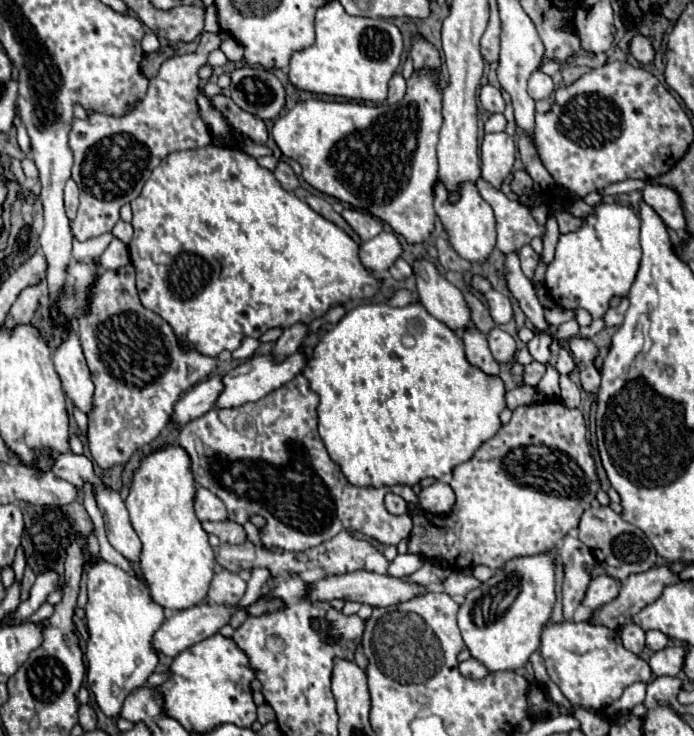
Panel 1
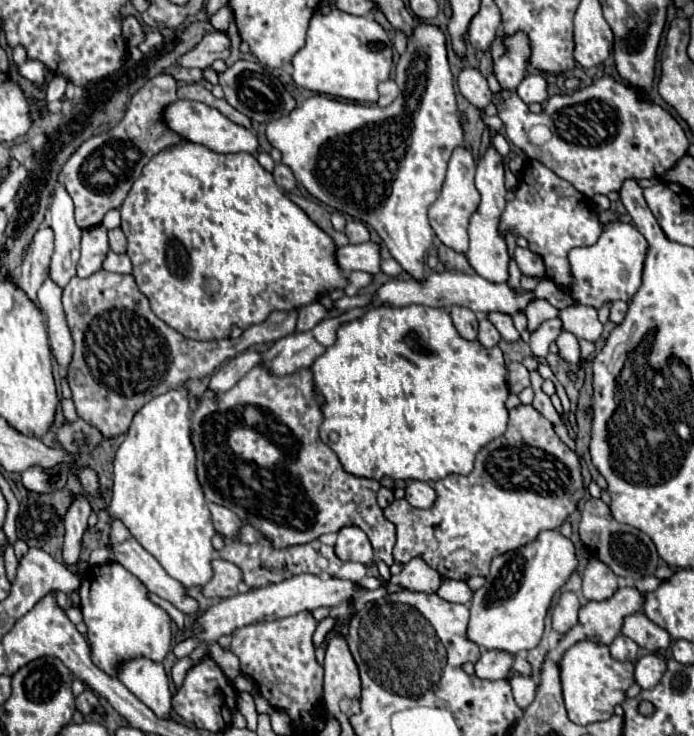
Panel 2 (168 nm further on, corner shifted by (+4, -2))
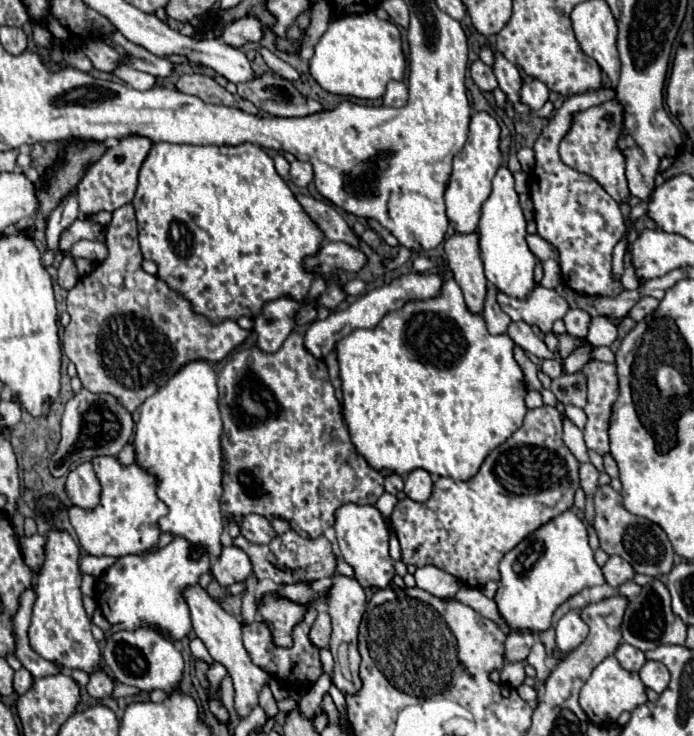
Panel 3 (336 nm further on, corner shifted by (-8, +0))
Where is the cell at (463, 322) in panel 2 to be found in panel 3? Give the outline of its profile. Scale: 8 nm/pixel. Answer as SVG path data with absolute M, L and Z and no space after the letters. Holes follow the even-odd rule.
M454 234L444 242L446 260L456 284L462 288L466 306L472 314L482 314L484 296L488 292L488 280L482 270L478 236L476 234Z

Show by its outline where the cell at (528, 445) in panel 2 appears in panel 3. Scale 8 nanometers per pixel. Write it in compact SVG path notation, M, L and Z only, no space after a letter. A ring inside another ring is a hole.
M546 404L528 410L522 428L488 454L480 472L474 478L466 482L438 478L434 482L432 496L426 502L414 502L410 498L404 498L394 506L390 522L398 532L402 562L414 566L434 564L472 588L480 588L488 580L498 580L498 564L508 550L512 550L526 536L536 532L536 528L548 524L548 520L572 508L574 494L580 488L578 468L580 462L562 442L560 412L554 406Z

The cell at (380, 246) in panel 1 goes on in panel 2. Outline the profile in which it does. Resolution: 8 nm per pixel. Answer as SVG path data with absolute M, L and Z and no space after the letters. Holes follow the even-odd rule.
M374 242L364 244L348 244L336 248L336 264L344 274L362 270L370 274L380 272L380 248Z

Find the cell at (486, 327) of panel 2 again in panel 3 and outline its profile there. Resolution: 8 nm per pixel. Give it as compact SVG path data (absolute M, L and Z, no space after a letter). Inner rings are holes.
M494 286L488 288L488 296L486 296L486 302L484 302L482 318L486 320L486 326L488 326L490 334L506 334L506 328L510 324L510 316L500 310L500 306L496 302L496 288Z

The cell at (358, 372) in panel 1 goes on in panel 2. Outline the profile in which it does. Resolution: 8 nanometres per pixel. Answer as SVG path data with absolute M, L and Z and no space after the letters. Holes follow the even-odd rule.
M376 306L370 308L360 320L348 322L338 328L336 342L312 364L312 374L316 388L322 392L326 404L322 406L324 422L320 426L320 438L324 444L328 444L340 458L346 472L362 478L374 478L380 480L382 476L390 476L394 480L422 480L422 482L436 482L440 478L446 478L450 474L468 476L472 472L474 456L490 444L494 438L502 436L508 424L508 410L506 410L506 398L508 398L508 384L506 384L506 364L504 354L498 346L484 348L478 340L464 340L458 330L452 324L452 318L442 308L426 308L426 306L406 306L406 308L394 308L394 306Z

